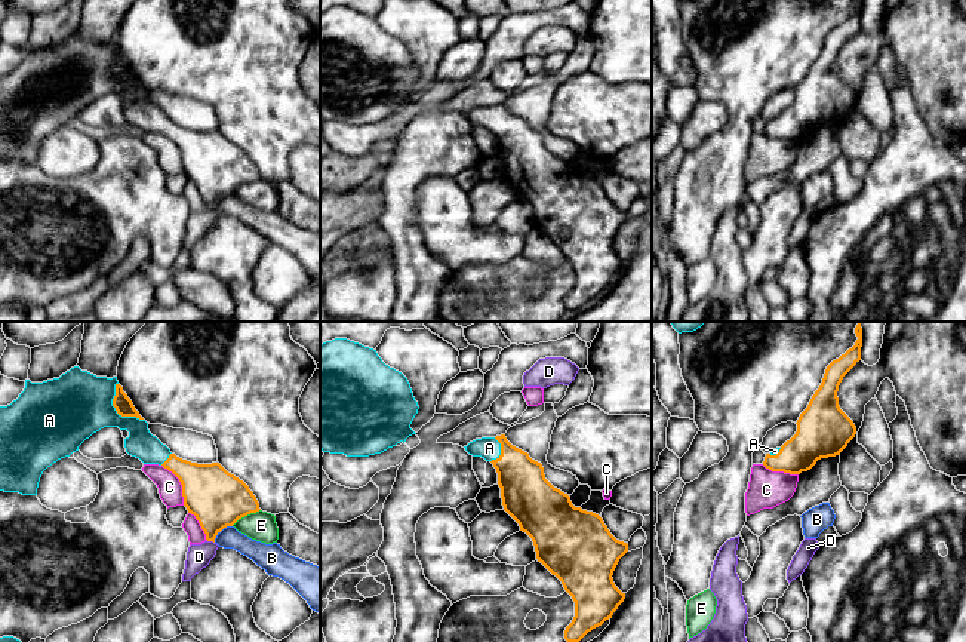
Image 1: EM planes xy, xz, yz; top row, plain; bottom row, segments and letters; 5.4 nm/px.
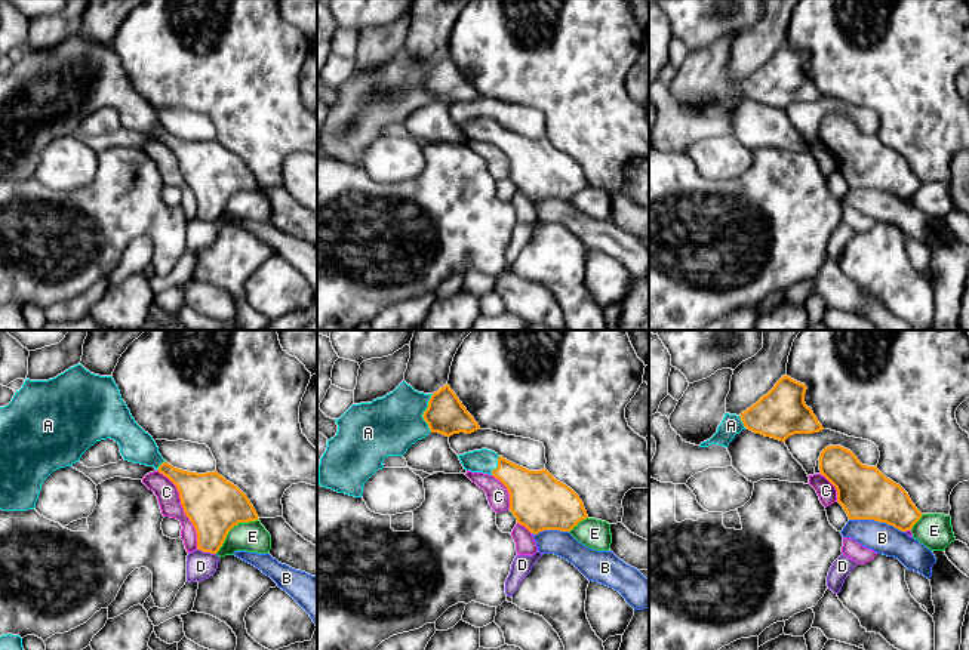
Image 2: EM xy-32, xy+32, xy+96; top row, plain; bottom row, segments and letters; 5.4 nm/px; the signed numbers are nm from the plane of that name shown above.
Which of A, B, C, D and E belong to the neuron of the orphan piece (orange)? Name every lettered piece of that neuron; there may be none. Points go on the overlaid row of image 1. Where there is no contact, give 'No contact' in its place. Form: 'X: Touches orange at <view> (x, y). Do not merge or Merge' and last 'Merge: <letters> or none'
A: Touches orange at xy (116, 409). Merge
B: Touches orange at xy (221, 530). Do not merge
C: Touches orange at xy (181, 484). Do not merge
D: Touches orange at xy (211, 540). Do not merge
E: Touches orange at xy (245, 515). Do not merge
Merge: A

